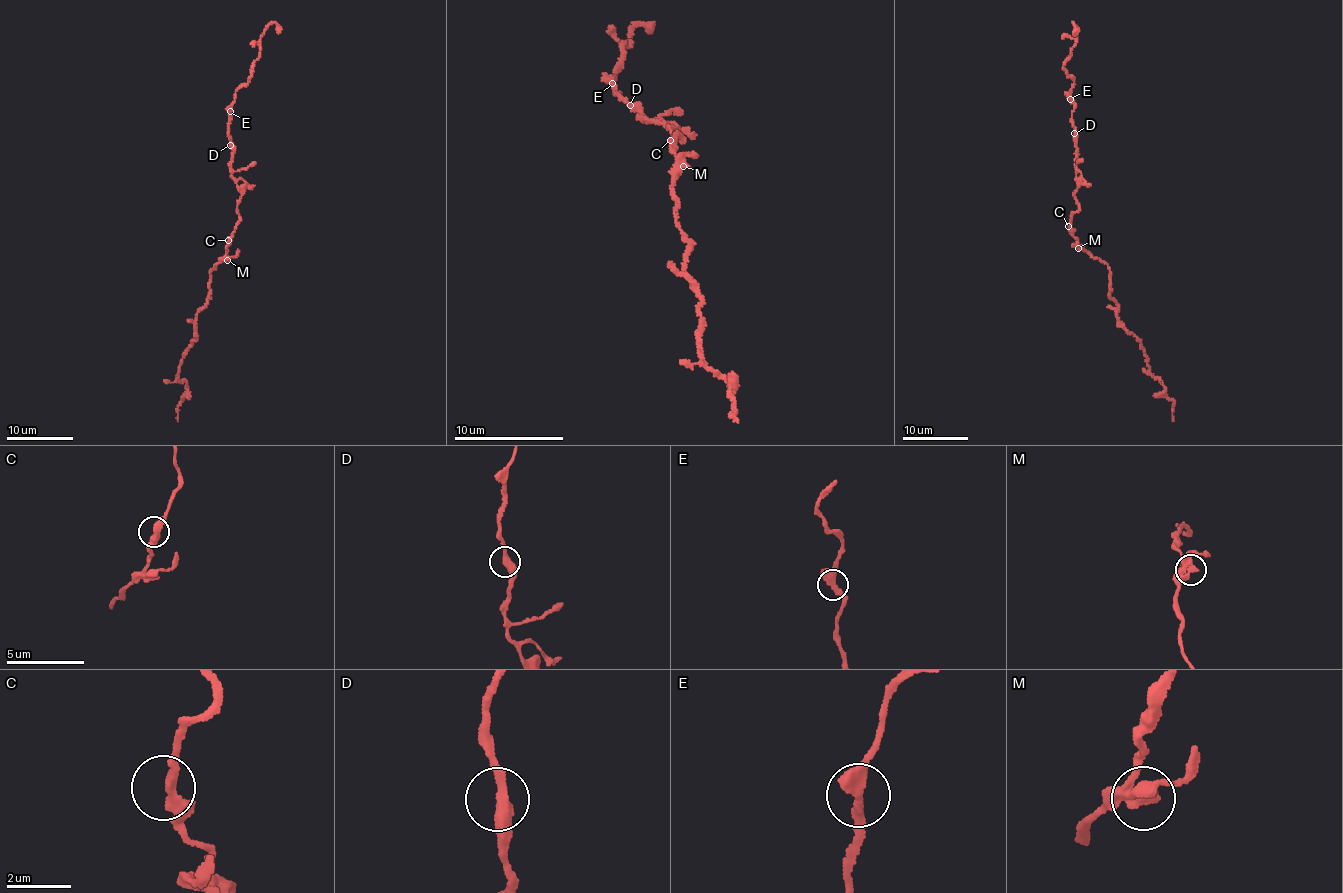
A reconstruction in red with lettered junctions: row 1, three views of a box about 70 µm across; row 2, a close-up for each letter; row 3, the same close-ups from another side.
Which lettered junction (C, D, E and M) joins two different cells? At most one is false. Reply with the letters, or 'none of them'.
none of them

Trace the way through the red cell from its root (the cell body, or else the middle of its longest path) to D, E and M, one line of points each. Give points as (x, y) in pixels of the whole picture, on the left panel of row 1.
D: (231, 240), (239, 218), (237, 202), (241, 189), (231, 175), (233, 147), (230, 145)
E: (231, 240), (239, 218), (237, 202), (241, 189), (231, 175), (229, 111)
M: (231, 240), (227, 247), (227, 260)

